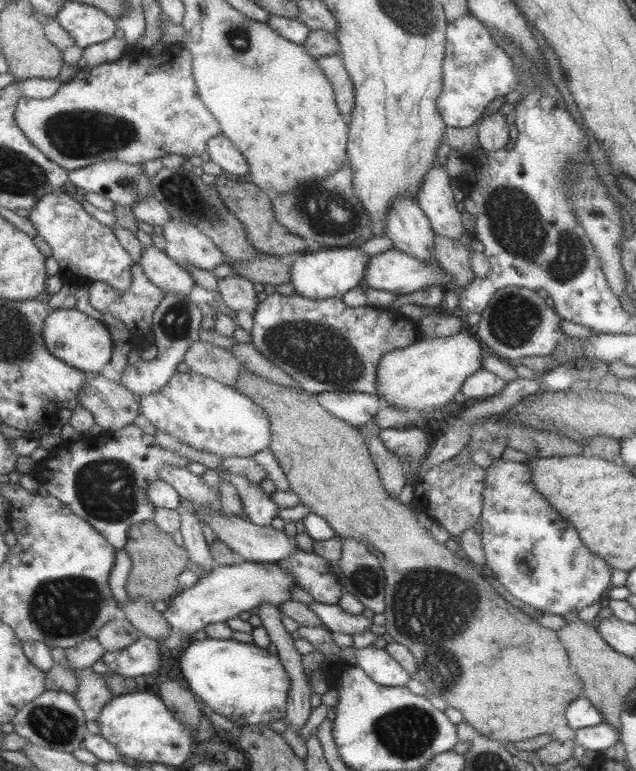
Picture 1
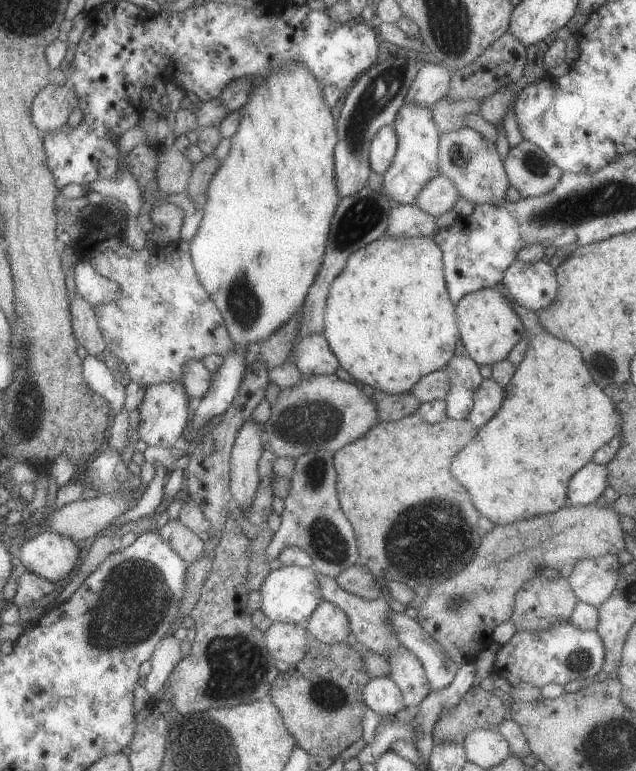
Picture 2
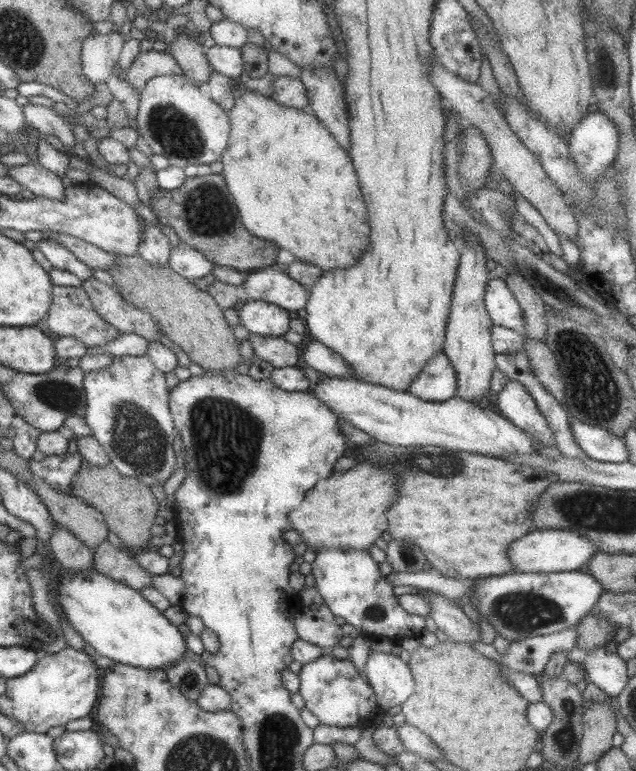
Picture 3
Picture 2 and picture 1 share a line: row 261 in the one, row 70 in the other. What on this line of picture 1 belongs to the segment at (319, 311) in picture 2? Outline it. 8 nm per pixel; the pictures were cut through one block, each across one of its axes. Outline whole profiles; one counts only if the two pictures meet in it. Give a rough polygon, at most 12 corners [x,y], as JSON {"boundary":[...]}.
{"boundary":[[342,56],[317,60],[336,95],[343,120],[350,122],[356,91]]}

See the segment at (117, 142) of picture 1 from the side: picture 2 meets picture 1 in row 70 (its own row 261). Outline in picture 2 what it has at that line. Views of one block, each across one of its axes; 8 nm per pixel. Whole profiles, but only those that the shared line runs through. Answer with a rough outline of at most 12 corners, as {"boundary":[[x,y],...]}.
{"boundary":[[113,213],[90,262],[122,289],[96,311],[131,382],[181,381],[235,348],[191,240],[141,250]]}

